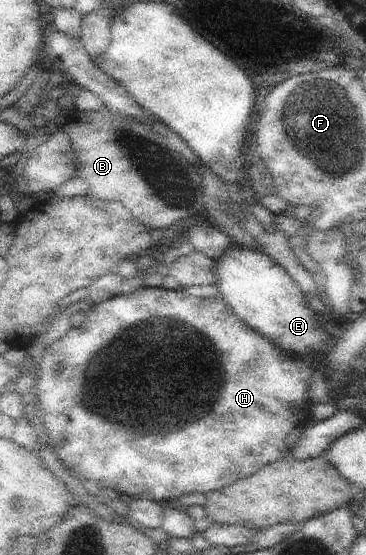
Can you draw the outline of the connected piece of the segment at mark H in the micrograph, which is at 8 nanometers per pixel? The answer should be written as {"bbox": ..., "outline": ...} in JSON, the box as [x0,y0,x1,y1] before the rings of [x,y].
{"bbox":[34,288,314,505],"outline":[[[138,288],[134,293],[120,294],[119,296],[114,296],[109,300],[105,300],[97,305],[92,305],[91,310],[85,314],[85,320],[81,326],[77,328],[71,328],[67,334],[54,341],[46,349],[46,353],[43,357],[43,362],[41,367],[38,369],[37,381],[35,384],[35,391],[37,394],[37,402],[34,409],[38,409],[41,412],[41,417],[43,419],[44,425],[46,426],[48,437],[50,438],[50,445],[52,450],[56,451],[56,455],[60,457],[60,461],[76,473],[78,469],[78,475],[88,479],[88,481],[94,481],[96,485],[100,488],[111,487],[118,493],[129,495],[136,499],[147,499],[152,501],[157,501],[166,505],[166,502],[170,500],[176,500],[184,494],[191,494],[200,492],[203,494],[209,494],[210,492],[221,490],[226,488],[227,485],[234,483],[234,481],[248,477],[250,474],[256,473],[259,469],[262,469],[265,465],[274,463],[279,459],[285,458],[289,451],[286,444],[286,435],[290,433],[294,427],[298,425],[305,425],[306,420],[312,419],[313,403],[308,398],[308,380],[314,371],[314,363],[311,358],[299,358],[293,354],[284,353],[277,345],[274,345],[269,339],[266,339],[261,333],[254,331],[250,326],[247,326],[233,311],[230,305],[228,305],[223,298],[201,298],[198,296],[193,296],[192,294],[187,294],[182,291],[181,288],[177,290],[167,290],[165,288]]]}

